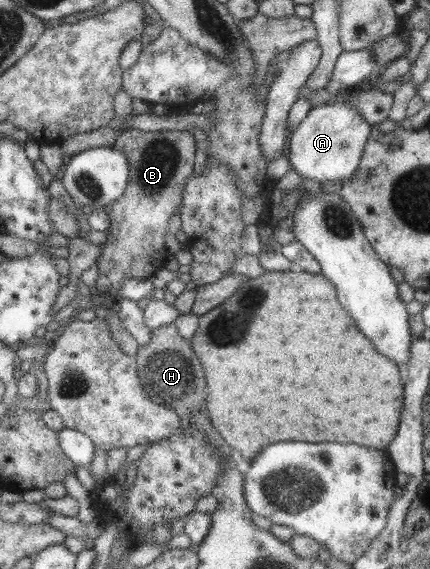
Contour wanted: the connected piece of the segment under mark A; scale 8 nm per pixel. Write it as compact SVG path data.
M347 100L313 106L288 136L287 159L290 168L302 179L315 183L351 181L370 134L367 123L355 106Z

